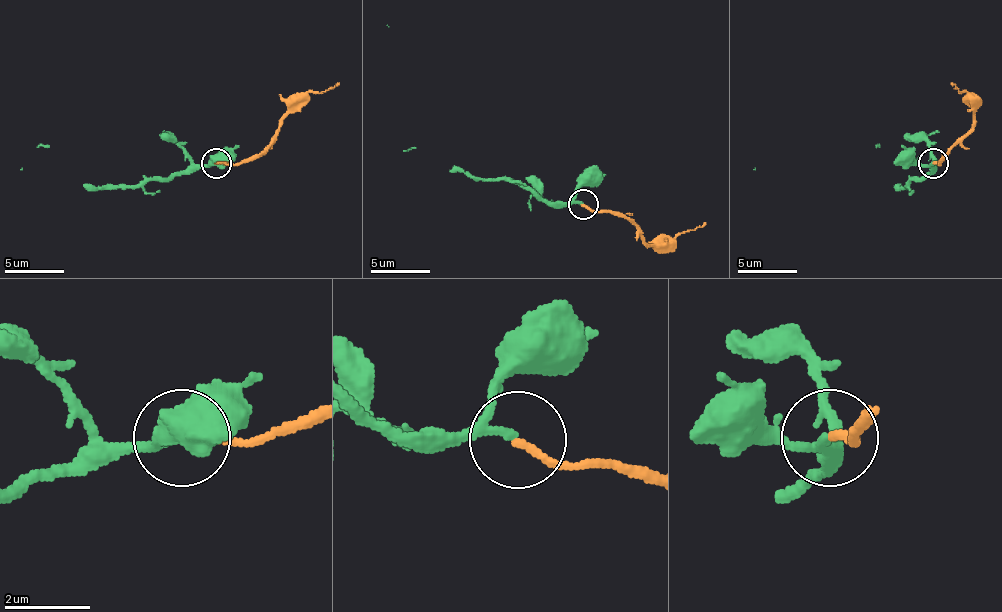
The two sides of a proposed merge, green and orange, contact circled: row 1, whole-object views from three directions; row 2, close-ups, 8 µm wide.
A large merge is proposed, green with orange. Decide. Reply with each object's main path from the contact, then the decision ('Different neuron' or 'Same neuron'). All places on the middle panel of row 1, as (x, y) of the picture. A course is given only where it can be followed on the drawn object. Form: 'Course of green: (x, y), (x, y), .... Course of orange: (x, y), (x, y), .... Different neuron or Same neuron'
Course of green: (583, 202), (542, 202), (503, 178), (452, 172), (416, 148), (407, 148), (386, 26). Course of orange: (583, 205), (619, 214), (646, 244), (667, 244), (676, 235), (706, 223). Same neuron

